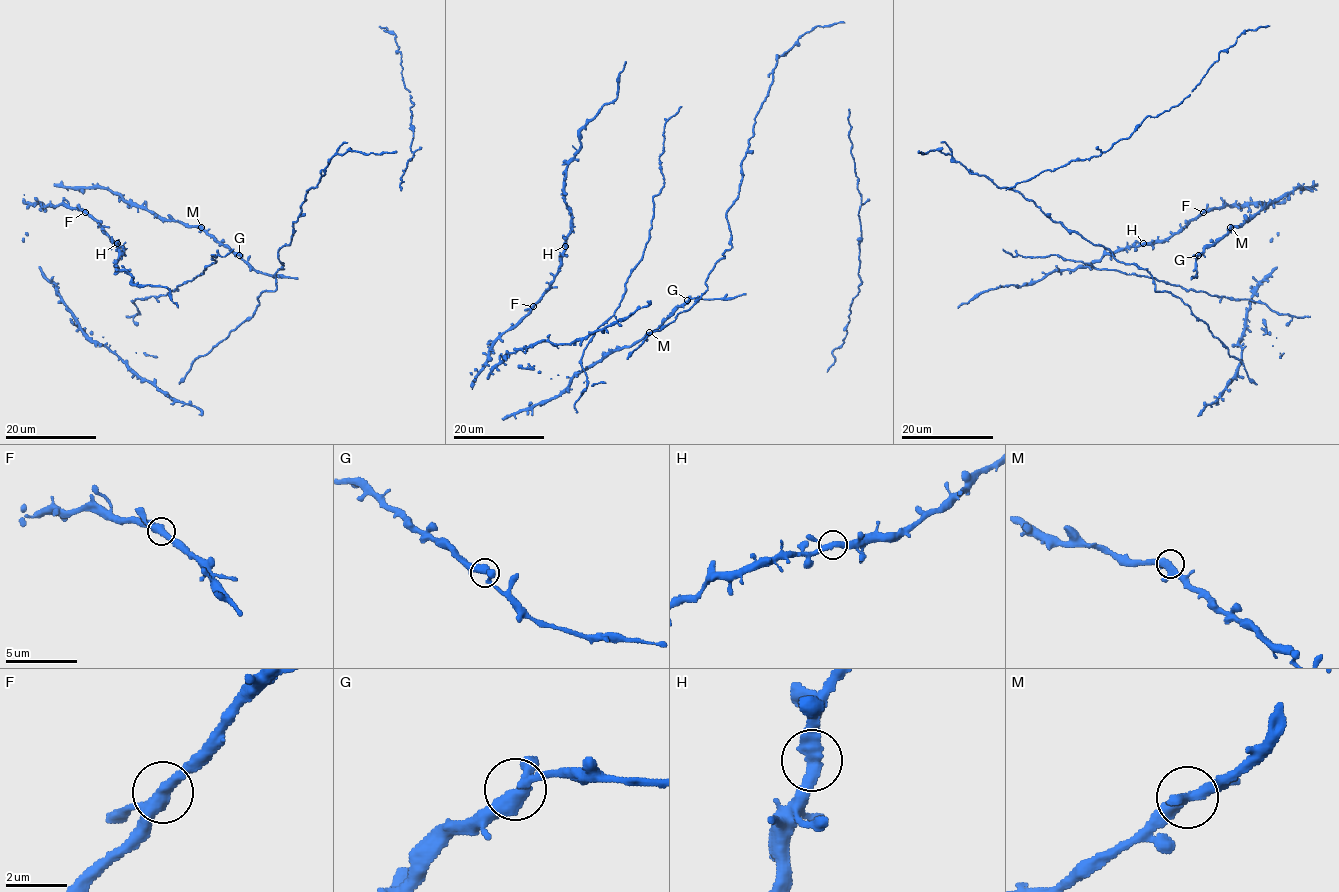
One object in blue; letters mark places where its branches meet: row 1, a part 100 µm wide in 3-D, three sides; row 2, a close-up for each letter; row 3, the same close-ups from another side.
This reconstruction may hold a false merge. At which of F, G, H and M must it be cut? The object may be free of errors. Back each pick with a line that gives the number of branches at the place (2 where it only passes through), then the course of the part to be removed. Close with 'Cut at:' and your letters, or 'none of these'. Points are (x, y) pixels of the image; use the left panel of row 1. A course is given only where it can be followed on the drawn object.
Cut at: none of these

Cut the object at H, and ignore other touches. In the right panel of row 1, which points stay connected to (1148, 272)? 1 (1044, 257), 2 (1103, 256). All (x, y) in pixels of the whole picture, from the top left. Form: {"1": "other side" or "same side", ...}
{"1": "same side", "2": "other side"}

